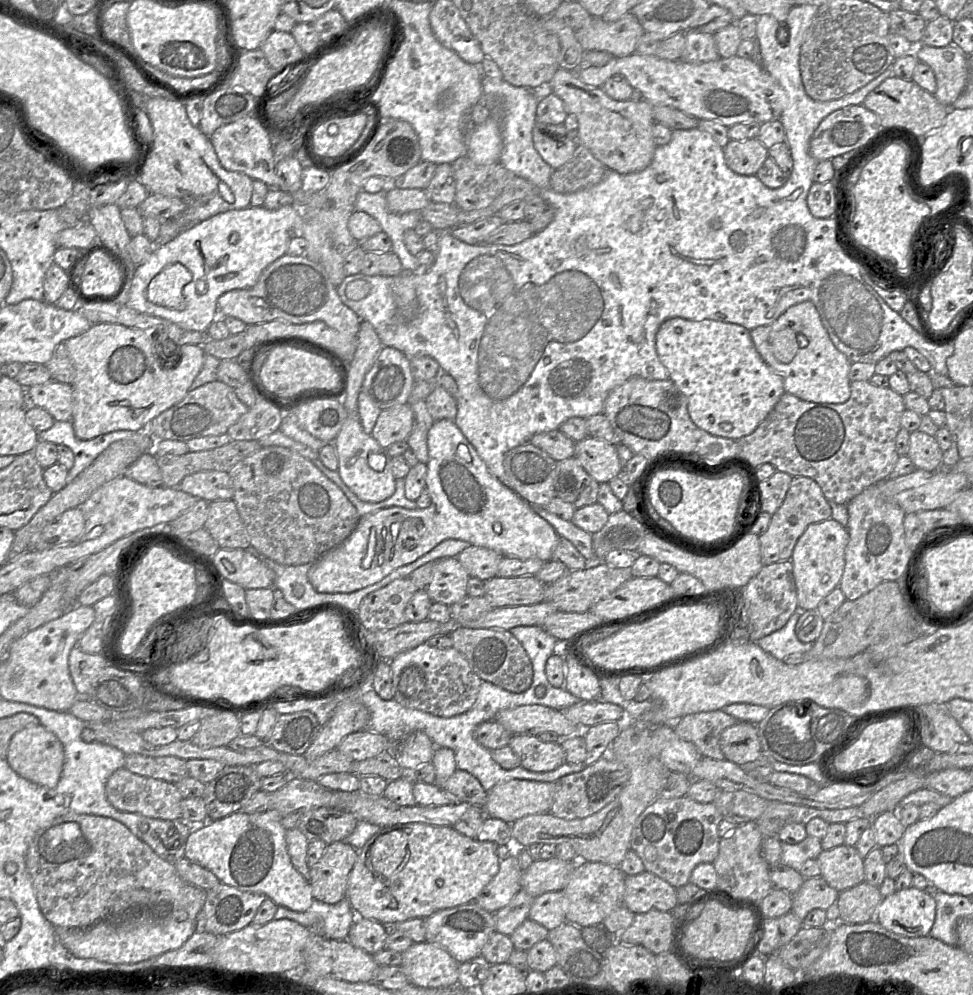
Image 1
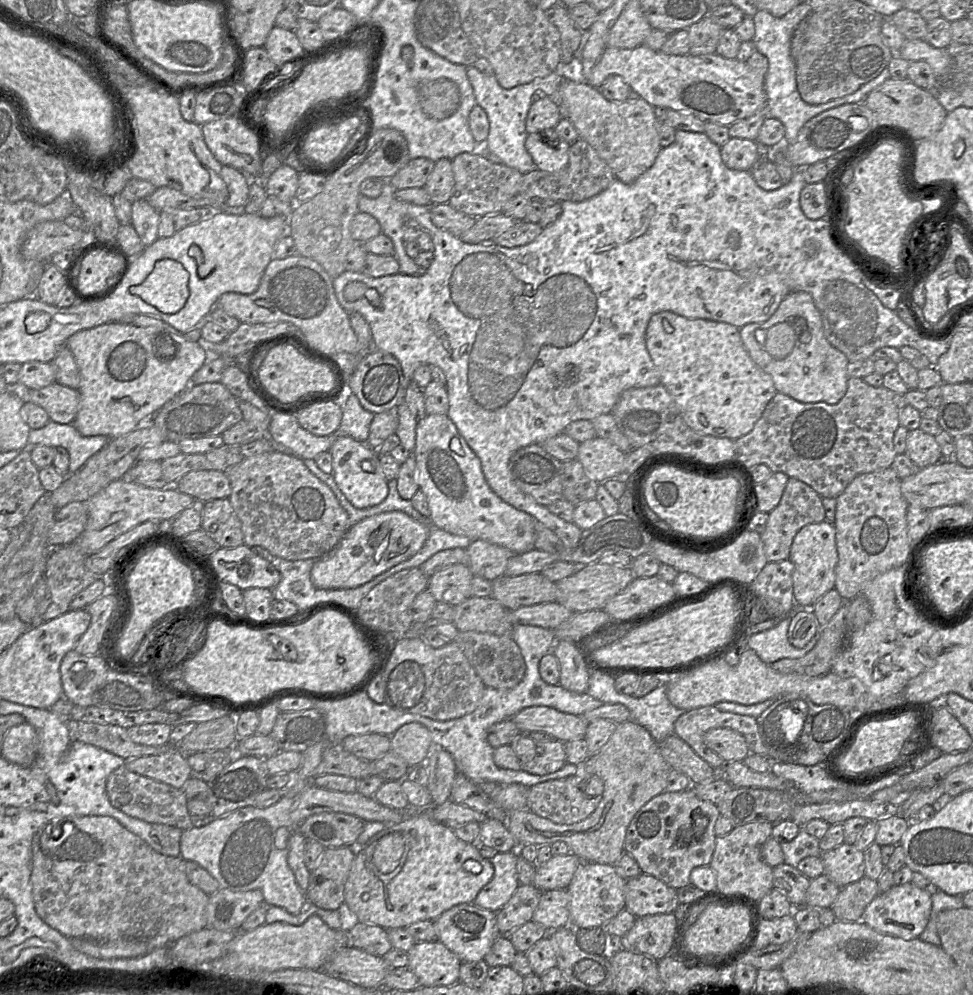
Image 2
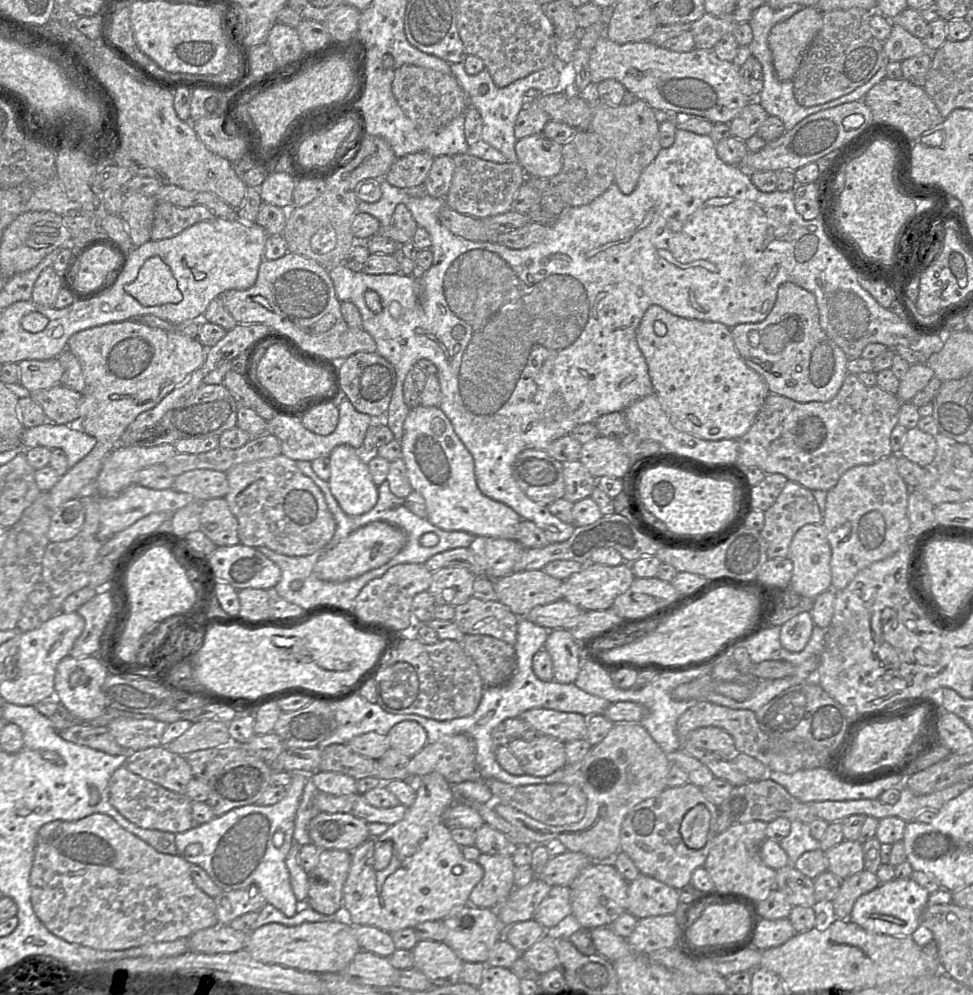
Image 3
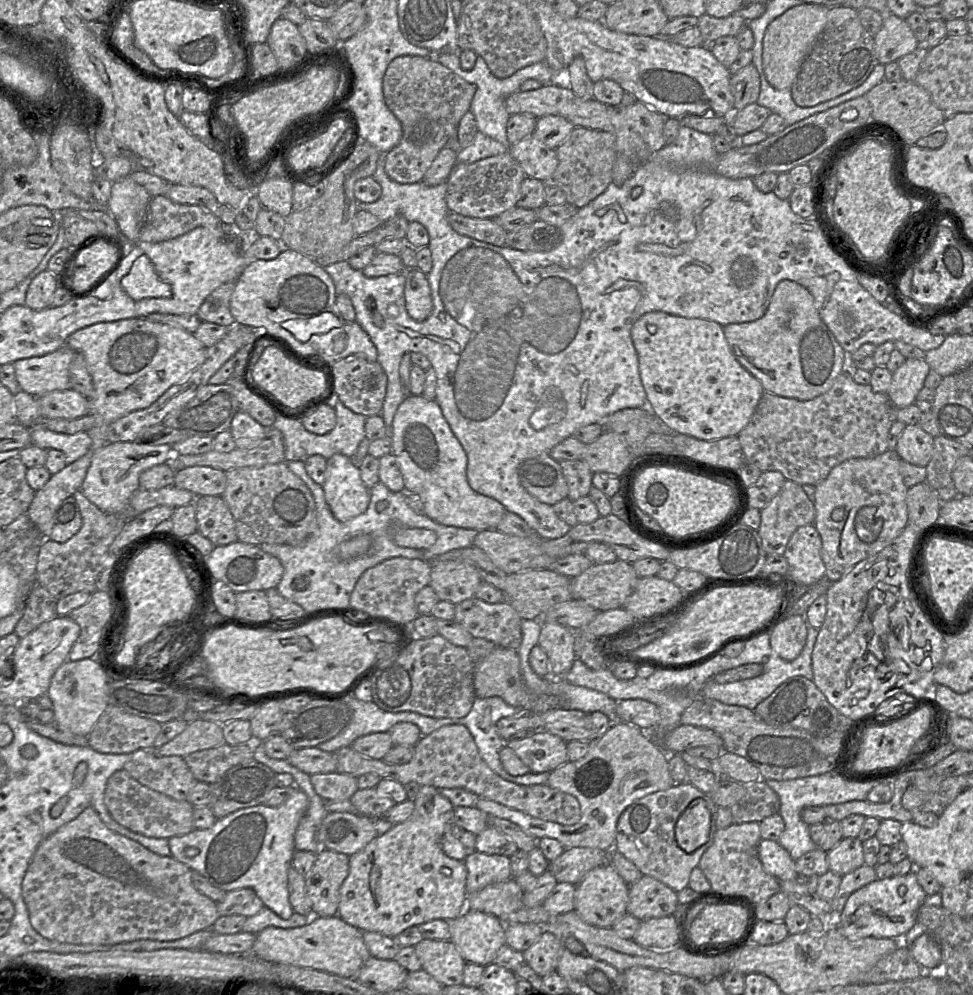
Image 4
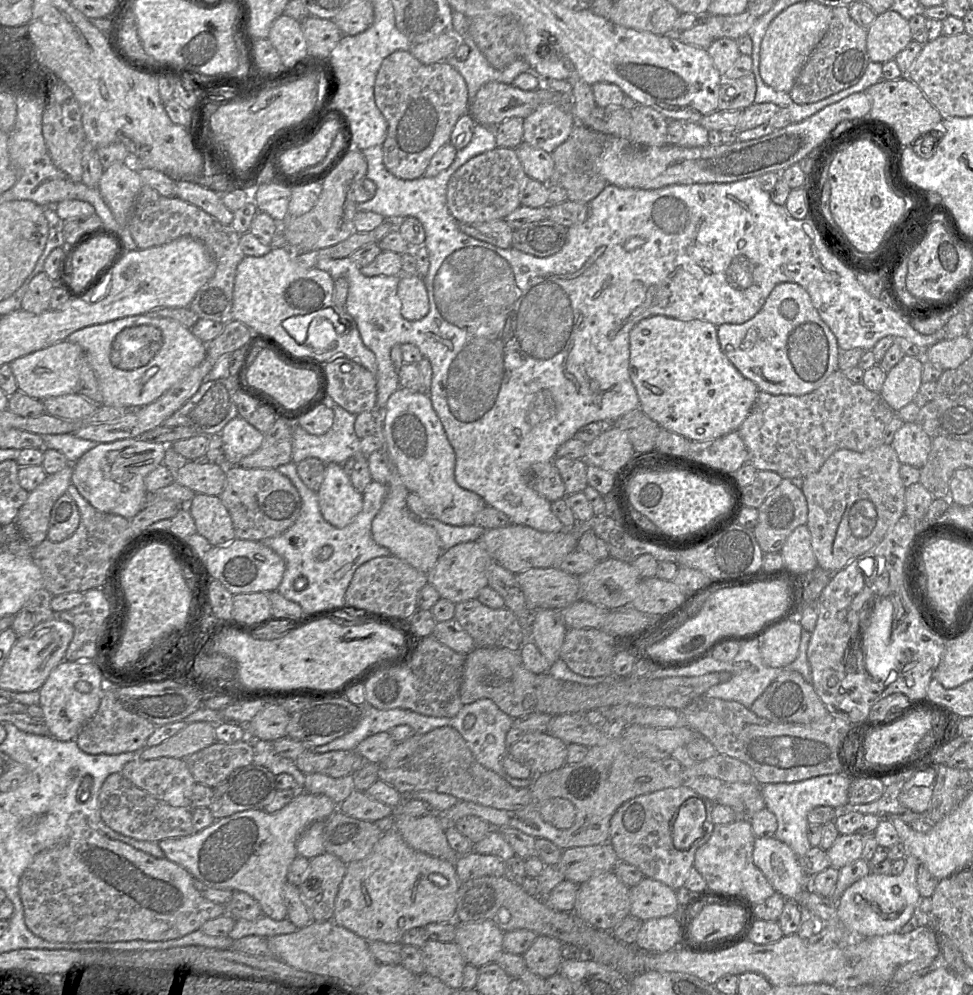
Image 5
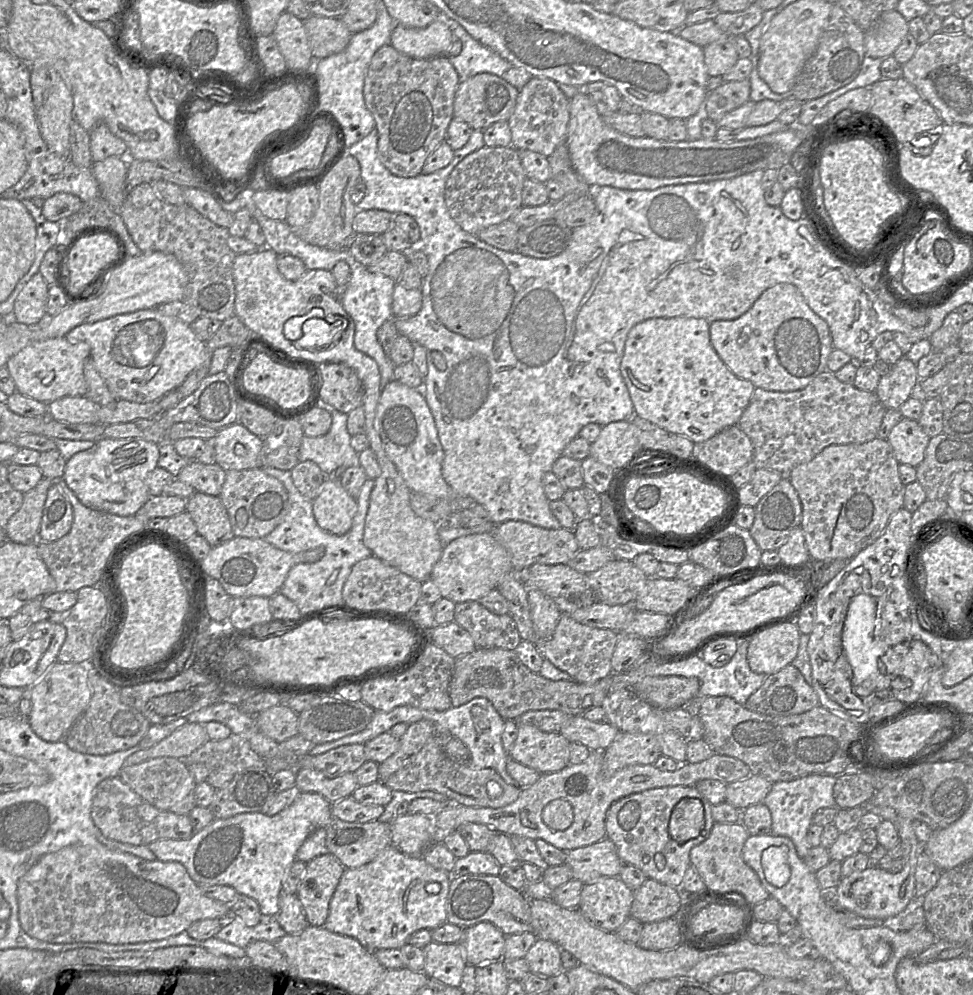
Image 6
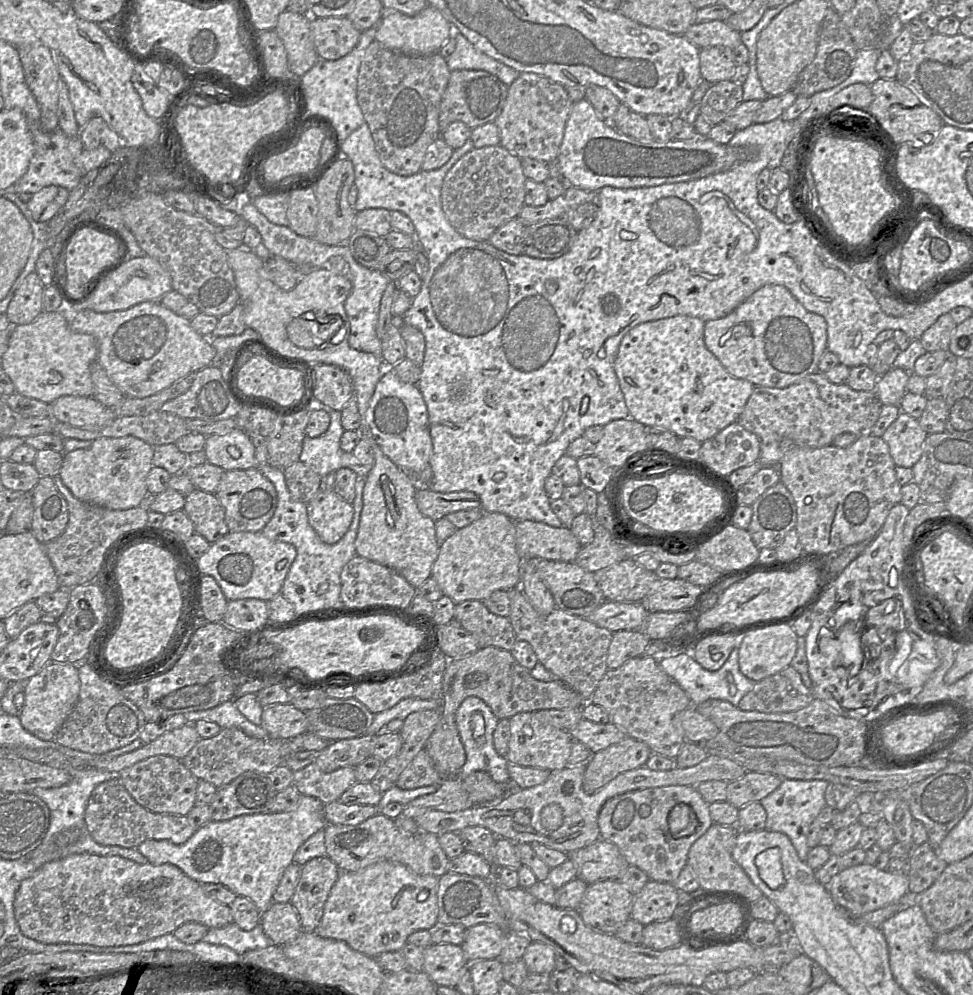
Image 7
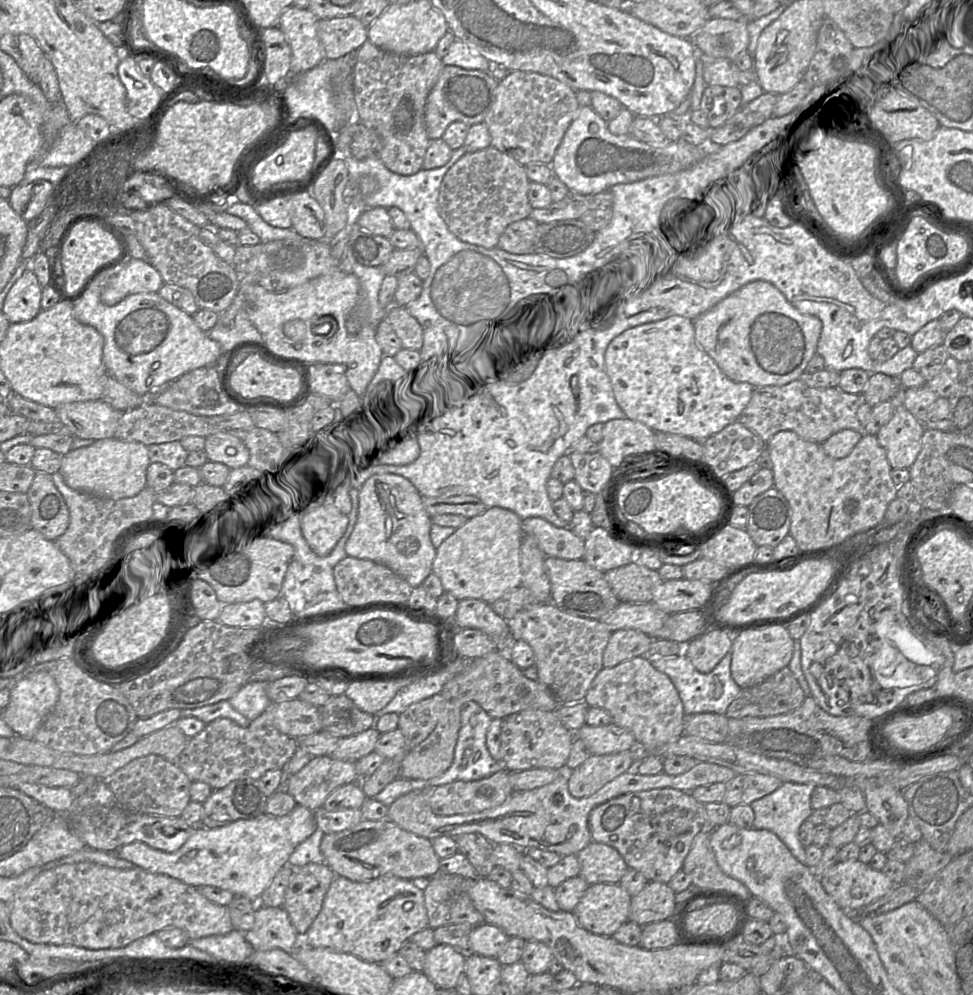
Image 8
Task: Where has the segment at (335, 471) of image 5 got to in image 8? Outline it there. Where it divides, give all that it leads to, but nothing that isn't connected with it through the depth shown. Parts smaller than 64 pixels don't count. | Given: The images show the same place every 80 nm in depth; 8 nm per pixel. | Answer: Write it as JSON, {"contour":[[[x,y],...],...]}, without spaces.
{"contour":[[[328,499],[309,501],[303,509],[303,534],[312,551],[320,556],[328,555],[344,535],[349,523],[349,510]]]}

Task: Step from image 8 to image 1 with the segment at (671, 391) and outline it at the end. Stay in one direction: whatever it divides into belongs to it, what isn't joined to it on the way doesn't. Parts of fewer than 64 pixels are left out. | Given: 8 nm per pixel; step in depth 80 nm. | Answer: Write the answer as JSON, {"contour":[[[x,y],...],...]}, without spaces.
{"contour":[[[669,318],[657,331],[656,351],[668,370],[669,379],[686,396],[691,420],[699,428],[716,436],[738,440],[749,435],[785,393],[783,378],[763,361],[753,344],[750,331],[736,323]]]}

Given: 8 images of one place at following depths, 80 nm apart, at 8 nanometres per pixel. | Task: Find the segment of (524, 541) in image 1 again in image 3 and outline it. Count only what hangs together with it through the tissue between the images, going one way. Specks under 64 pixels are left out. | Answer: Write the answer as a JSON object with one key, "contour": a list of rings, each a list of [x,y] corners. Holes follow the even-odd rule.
{"contour":[[[419,405],[411,409],[404,422],[401,446],[408,479],[413,490],[424,498],[427,519],[432,525],[445,531],[464,531],[474,536],[516,540],[522,518],[509,506],[486,497],[478,488],[473,458],[440,407]],[[372,522],[356,531],[337,545],[329,545],[314,566],[317,578],[327,582],[344,582],[381,567],[396,556],[406,545],[405,533],[386,522]]]}

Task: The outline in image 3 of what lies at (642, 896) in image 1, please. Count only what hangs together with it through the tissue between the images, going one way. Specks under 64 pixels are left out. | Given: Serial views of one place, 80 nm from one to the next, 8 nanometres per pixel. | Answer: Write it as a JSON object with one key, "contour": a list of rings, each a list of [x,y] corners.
{"contour":[[[644,874],[628,883],[626,911],[637,919],[676,912],[678,890]]]}

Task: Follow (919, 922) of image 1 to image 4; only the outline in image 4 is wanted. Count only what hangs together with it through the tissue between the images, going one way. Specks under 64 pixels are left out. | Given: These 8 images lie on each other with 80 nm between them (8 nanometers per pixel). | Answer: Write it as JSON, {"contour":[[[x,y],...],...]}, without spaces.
{"contour":[[[914,871],[905,876],[876,879],[849,896],[842,912],[837,916],[837,932],[851,940],[865,937],[901,940],[916,924],[918,910],[926,897]]]}

